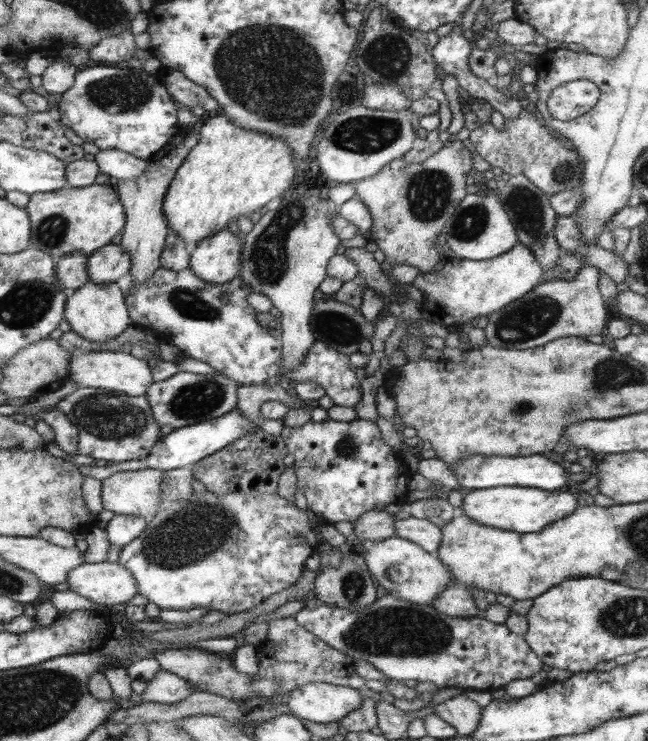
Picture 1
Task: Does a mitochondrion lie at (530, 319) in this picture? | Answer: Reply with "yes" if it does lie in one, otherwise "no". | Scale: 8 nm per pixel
yes

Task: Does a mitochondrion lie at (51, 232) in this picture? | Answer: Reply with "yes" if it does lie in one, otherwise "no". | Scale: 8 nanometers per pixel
yes

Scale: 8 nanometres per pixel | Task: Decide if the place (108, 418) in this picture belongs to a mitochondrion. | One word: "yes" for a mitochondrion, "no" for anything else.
yes

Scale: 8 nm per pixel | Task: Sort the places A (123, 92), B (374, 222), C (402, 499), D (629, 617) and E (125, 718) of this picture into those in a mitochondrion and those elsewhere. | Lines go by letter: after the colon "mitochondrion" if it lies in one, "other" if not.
A: mitochondrion
B: other
C: other
D: mitochondrion
E: other

